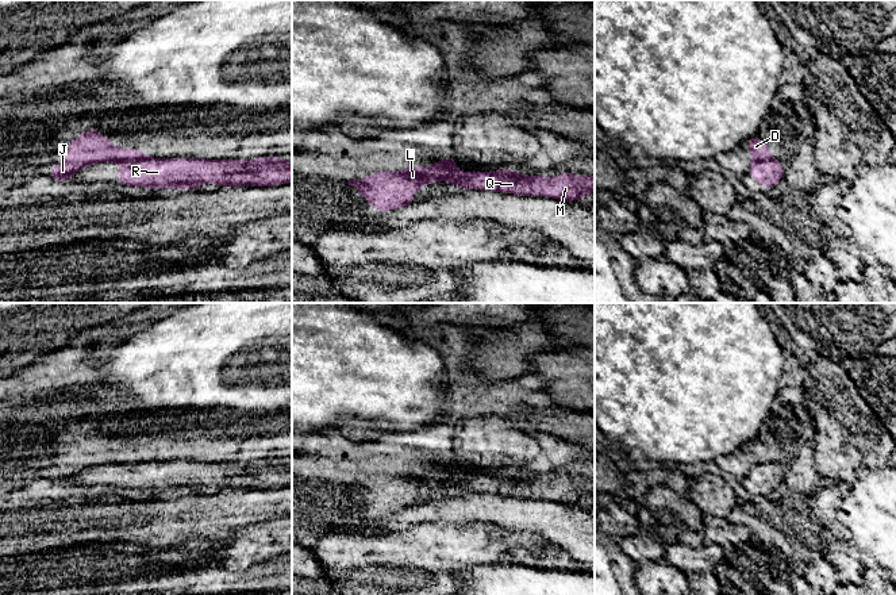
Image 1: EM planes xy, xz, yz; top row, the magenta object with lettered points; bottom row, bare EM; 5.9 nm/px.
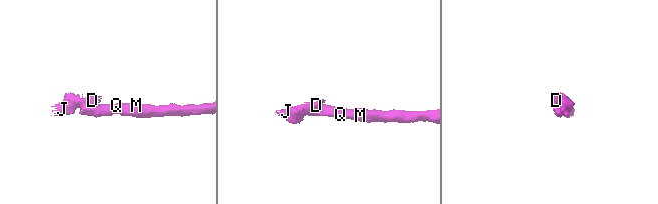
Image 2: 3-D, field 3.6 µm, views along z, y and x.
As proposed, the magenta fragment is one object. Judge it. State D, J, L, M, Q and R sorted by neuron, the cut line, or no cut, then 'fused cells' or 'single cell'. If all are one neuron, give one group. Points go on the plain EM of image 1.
groups D J L / M Q R; cut xy (152, 461), (123, 463), (120, 465); fused cells

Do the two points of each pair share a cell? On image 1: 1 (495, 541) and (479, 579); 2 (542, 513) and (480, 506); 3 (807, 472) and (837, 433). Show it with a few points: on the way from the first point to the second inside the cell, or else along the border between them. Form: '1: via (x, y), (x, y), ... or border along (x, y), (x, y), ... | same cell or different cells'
1: border along (498, 563), (458, 568), (453, 574) | different cells
2: via (527, 513), (510, 513), (495, 509) | same cell
3: border along (811, 444), (814, 464), (822, 476) | different cells

